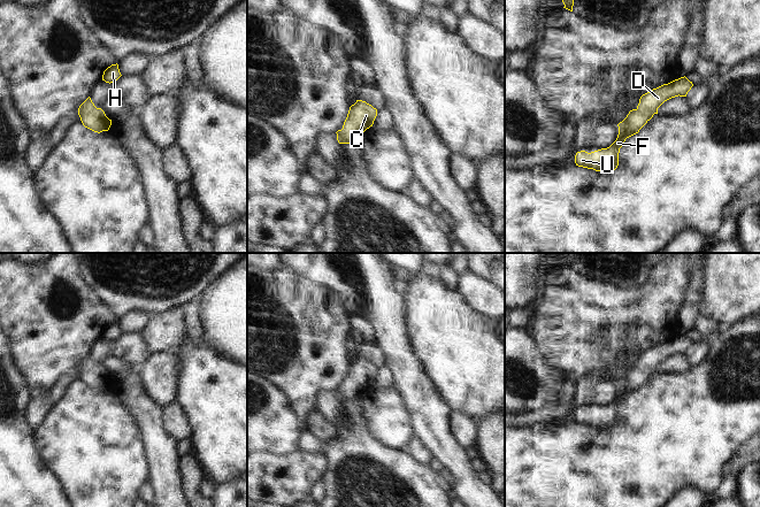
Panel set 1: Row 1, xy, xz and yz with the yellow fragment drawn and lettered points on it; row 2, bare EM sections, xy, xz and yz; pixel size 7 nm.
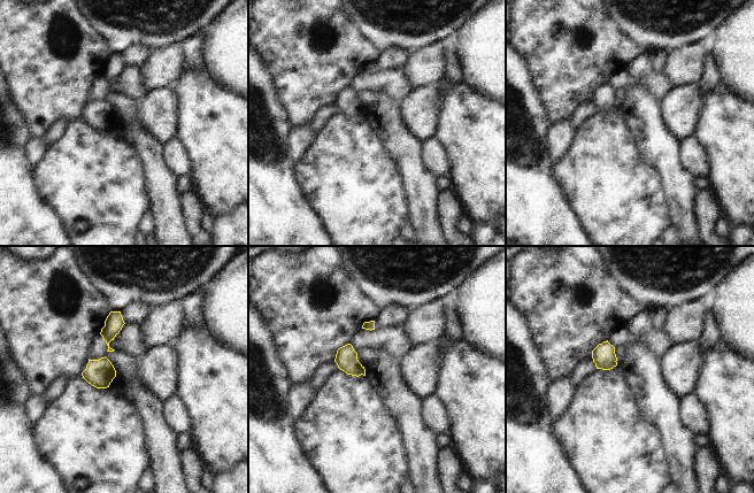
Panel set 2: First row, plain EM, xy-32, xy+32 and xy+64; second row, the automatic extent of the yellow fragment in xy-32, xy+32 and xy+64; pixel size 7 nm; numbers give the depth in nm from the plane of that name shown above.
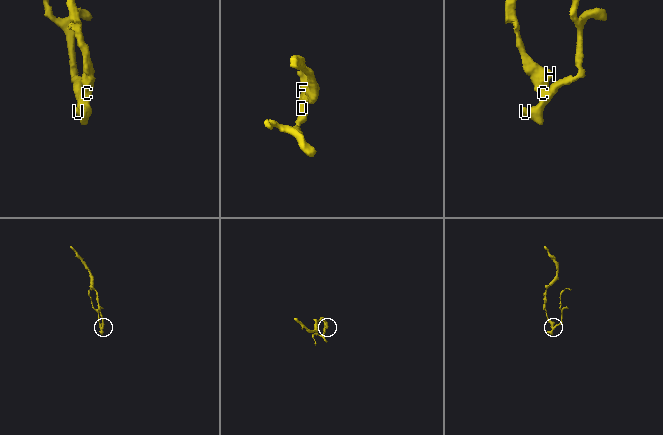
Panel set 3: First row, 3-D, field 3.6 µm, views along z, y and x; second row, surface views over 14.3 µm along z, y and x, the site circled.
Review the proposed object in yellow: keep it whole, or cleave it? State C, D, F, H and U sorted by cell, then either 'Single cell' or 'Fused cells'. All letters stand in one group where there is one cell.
Groups: C D F H U. Single cell.

